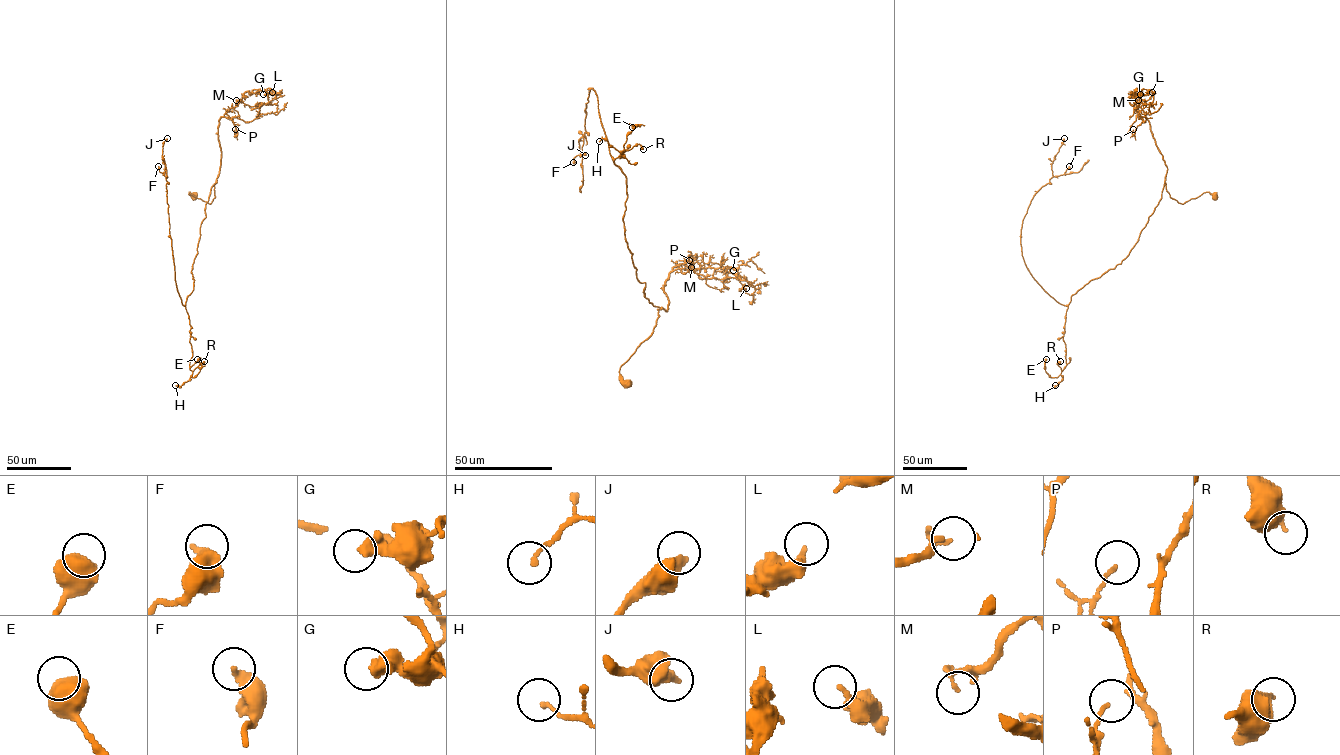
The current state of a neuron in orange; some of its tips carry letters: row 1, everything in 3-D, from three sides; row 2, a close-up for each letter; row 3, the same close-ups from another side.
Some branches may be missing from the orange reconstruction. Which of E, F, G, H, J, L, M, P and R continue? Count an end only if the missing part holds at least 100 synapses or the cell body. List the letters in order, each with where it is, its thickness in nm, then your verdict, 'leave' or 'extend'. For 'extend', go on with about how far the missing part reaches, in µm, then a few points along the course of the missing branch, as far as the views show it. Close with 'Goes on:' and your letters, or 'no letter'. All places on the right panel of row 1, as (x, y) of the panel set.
E: place (1046, 359); calibre 700 nm; leave
F: place (1069, 166); calibre 550 nm; leave
G: place (1140, 94); calibre 480 nm; leave
H: place (1055, 385); calibre 130 nm; leave
J: place (1064, 138); calibre 480 nm; extend; missing 110 µm; course (1064, 138), (1078, 110), (1101, 97), (1116, 98), (1119, 95), (1114, 92)
L: place (1152, 92); calibre 220 nm; leave
M: place (1138, 100); calibre 130 nm; leave
P: place (1133, 129); calibre 110 nm; leave
R: place (1060, 361); calibre 400 nm; leave
Goes on: J

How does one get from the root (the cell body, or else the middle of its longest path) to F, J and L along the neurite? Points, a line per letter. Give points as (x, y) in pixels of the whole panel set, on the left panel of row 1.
F: (194, 197), (189, 192), (209, 204), (217, 182), (200, 225), (193, 289), (183, 305), (167, 181), (158, 166)
J: (194, 197), (189, 192), (209, 204), (217, 182), (200, 225), (193, 289), (183, 305), (169, 232), (167, 138)
L: (194, 197), (189, 192), (209, 204), (215, 197), (219, 120), (252, 121), (272, 92)

